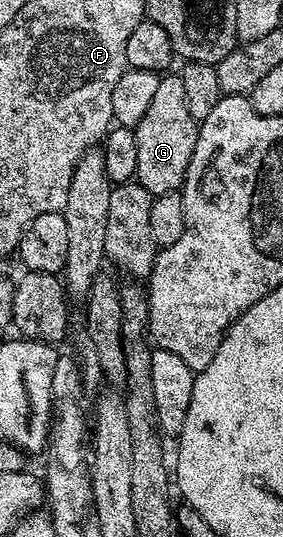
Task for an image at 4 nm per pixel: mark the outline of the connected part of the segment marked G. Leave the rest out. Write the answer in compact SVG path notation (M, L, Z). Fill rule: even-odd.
M170 72L159 77L152 101L148 103L144 116L140 116L138 125L133 127L138 169L136 180L151 196L181 191L192 152L196 148L200 122L188 112L184 94L183 81L177 73Z

